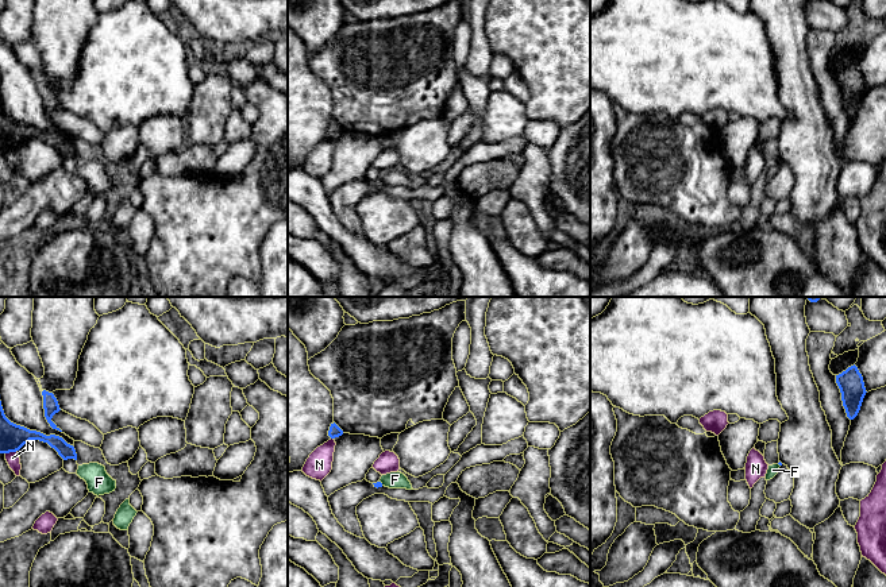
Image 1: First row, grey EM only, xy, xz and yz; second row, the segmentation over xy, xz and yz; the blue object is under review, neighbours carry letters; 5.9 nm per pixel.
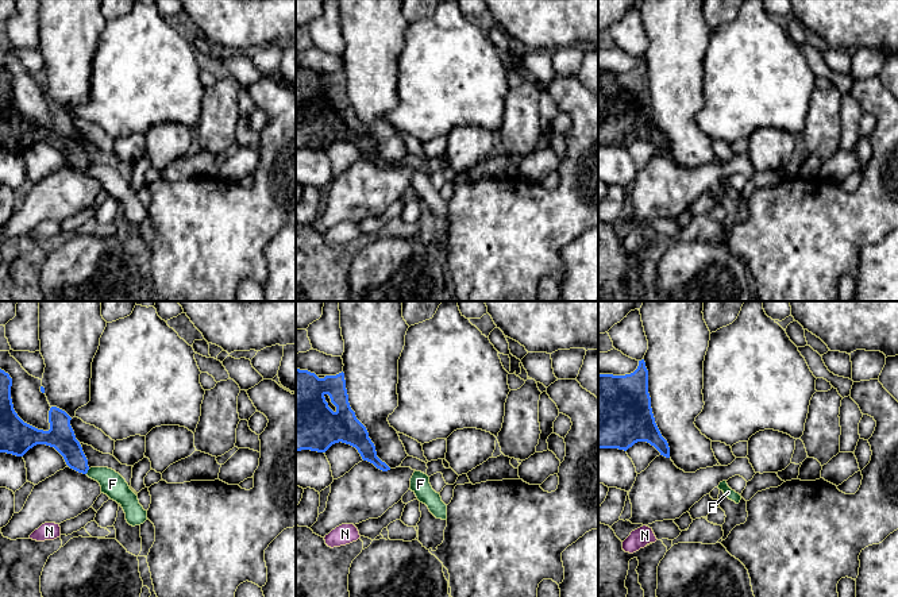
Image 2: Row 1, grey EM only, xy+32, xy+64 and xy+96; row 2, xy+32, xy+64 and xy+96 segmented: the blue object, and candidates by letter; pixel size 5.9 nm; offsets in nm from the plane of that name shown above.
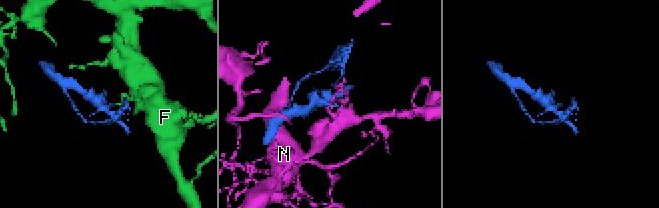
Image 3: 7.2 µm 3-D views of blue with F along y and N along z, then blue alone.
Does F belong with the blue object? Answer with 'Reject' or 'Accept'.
Reject

